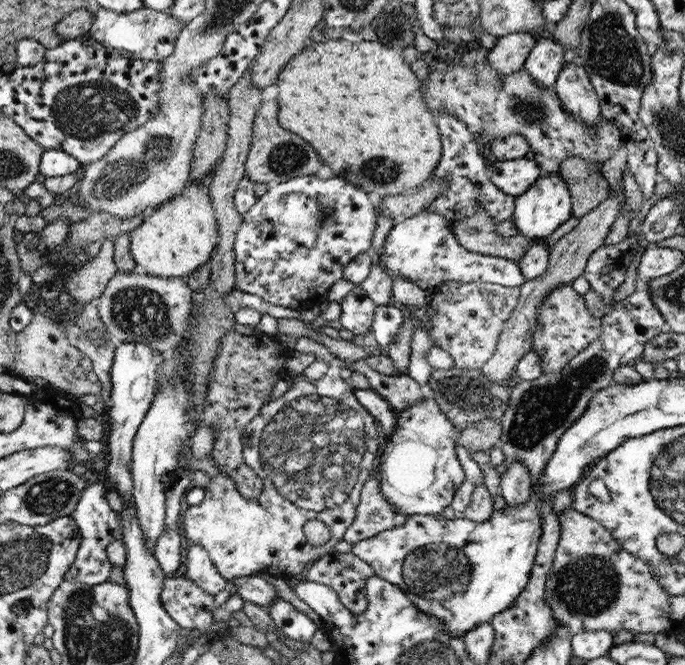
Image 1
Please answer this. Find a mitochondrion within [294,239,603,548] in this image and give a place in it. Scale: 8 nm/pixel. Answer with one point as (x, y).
(469, 395)

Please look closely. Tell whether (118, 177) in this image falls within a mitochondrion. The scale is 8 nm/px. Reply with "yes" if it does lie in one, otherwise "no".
yes

